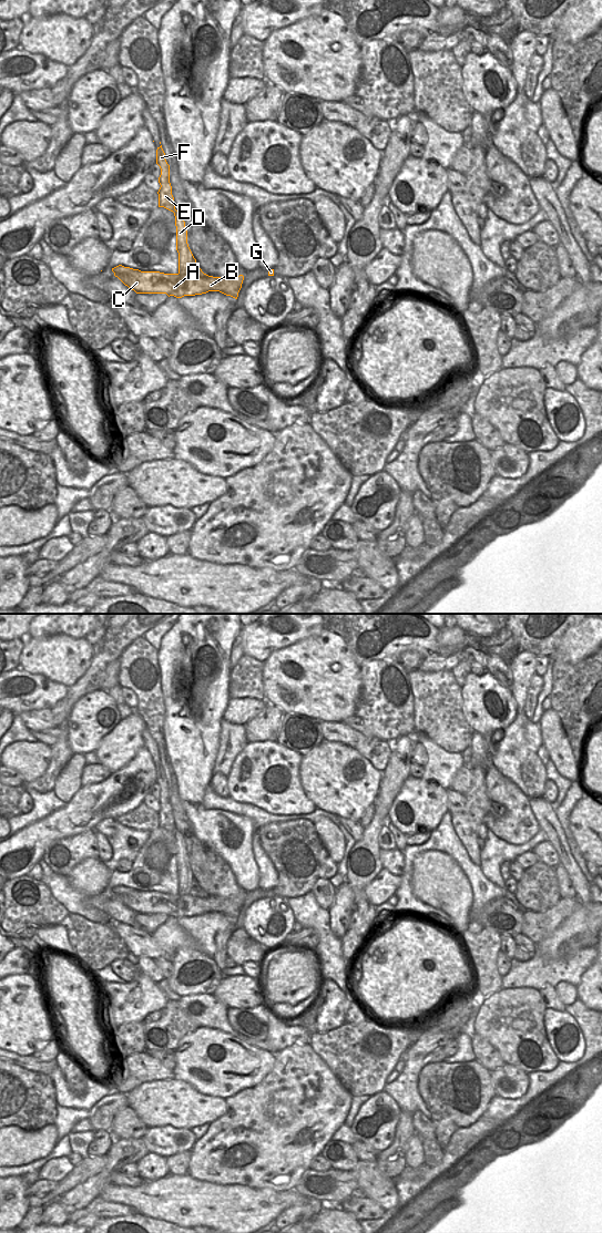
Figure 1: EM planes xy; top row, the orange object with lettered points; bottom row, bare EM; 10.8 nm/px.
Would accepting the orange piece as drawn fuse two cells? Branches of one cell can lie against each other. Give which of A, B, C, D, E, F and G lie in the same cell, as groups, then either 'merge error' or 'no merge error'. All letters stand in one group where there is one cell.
groups A B C G / D E F; merge error

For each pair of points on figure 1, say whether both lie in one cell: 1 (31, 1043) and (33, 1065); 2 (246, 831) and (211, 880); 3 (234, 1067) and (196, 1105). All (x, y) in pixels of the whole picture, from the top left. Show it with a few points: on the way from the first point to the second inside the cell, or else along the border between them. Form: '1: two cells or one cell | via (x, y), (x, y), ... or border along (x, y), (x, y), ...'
1: two cells | border along (11, 1051), (18, 1055), (31, 1056)
2: two cells | border along (206, 849), (215, 852), (223, 859), (237, 883)
3: two cells | border along (183, 1080), (200, 1092), (218, 1096), (224, 1099)

